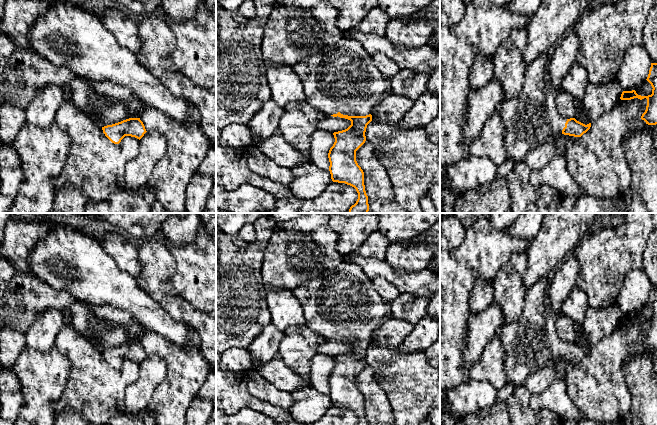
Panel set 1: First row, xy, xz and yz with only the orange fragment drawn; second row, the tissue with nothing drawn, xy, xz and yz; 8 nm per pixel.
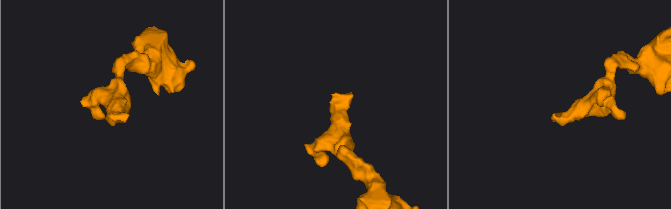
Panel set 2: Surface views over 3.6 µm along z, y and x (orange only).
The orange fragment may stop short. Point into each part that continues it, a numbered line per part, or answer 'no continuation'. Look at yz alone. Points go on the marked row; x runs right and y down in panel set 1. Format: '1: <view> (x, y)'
1: yz (530, 119)

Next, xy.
no continuation

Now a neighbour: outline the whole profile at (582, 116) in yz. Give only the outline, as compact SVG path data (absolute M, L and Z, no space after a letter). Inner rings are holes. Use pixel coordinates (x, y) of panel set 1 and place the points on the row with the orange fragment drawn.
M578 110L578 113L575 116L575 119L585 125L591 123L592 121L587 111L581 111L581 110Z

